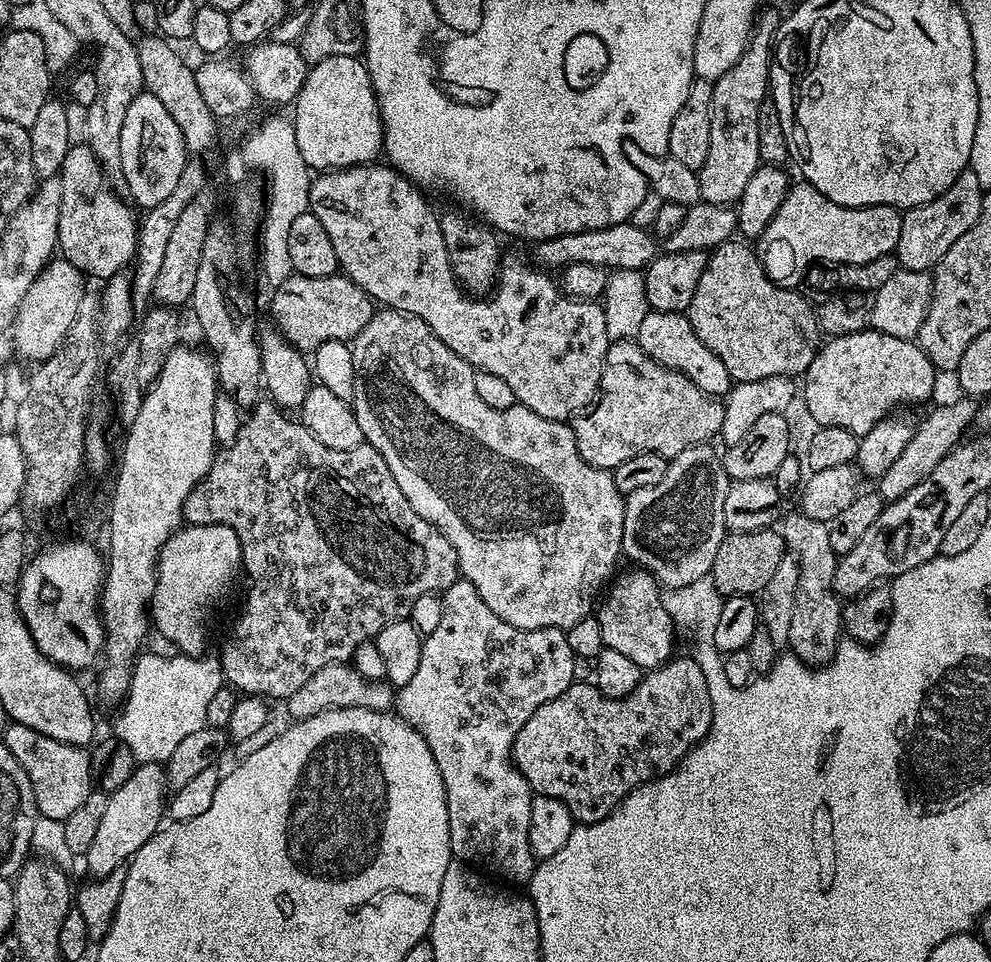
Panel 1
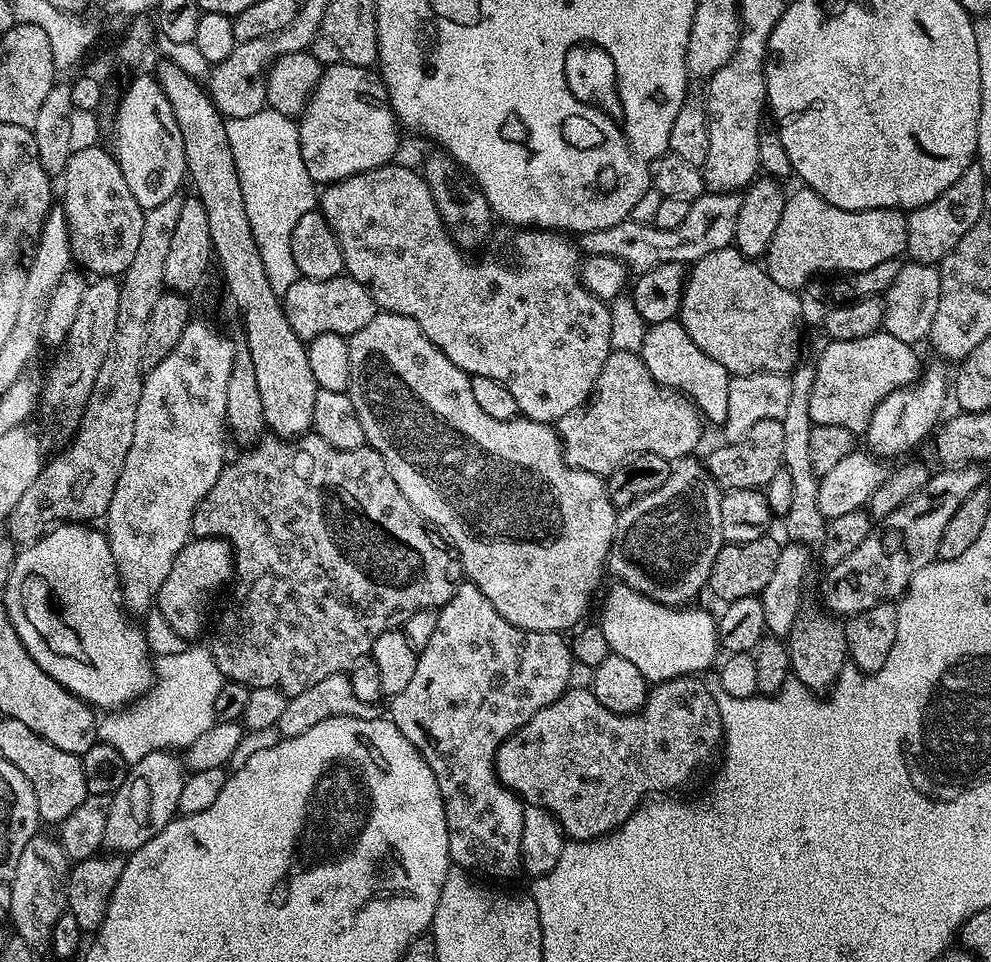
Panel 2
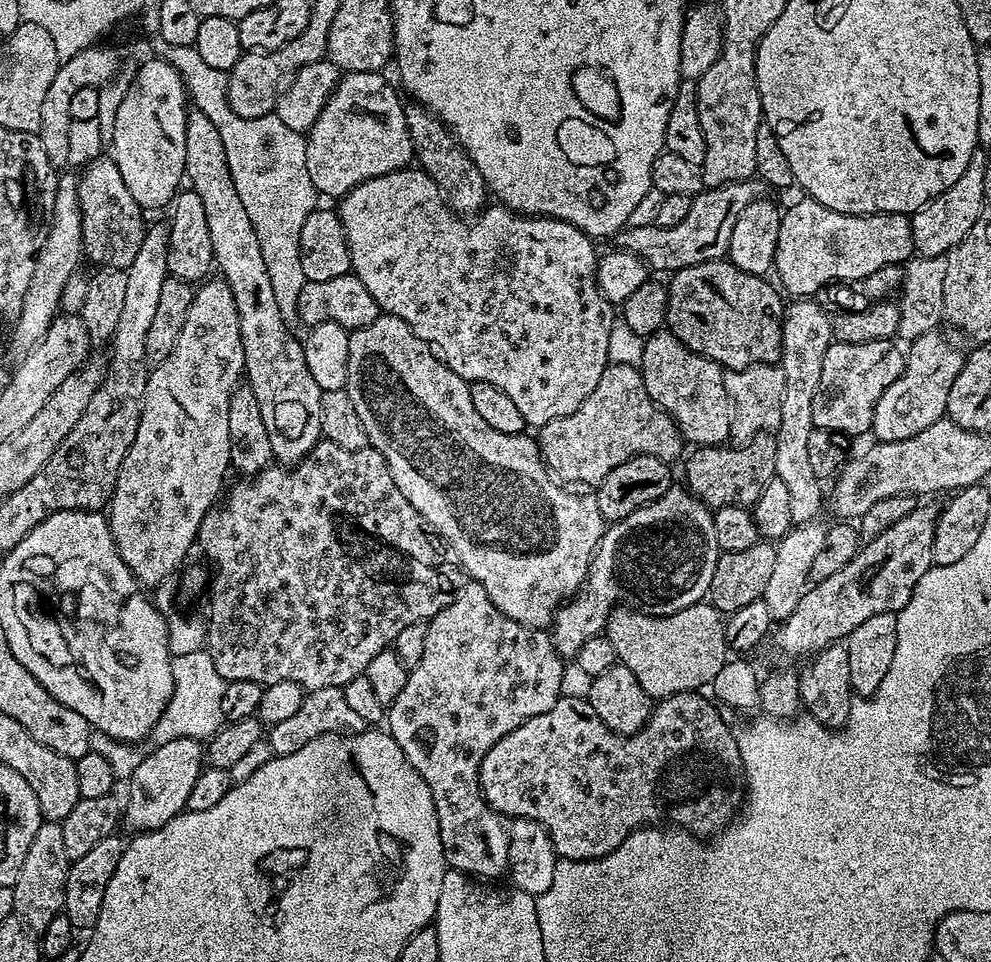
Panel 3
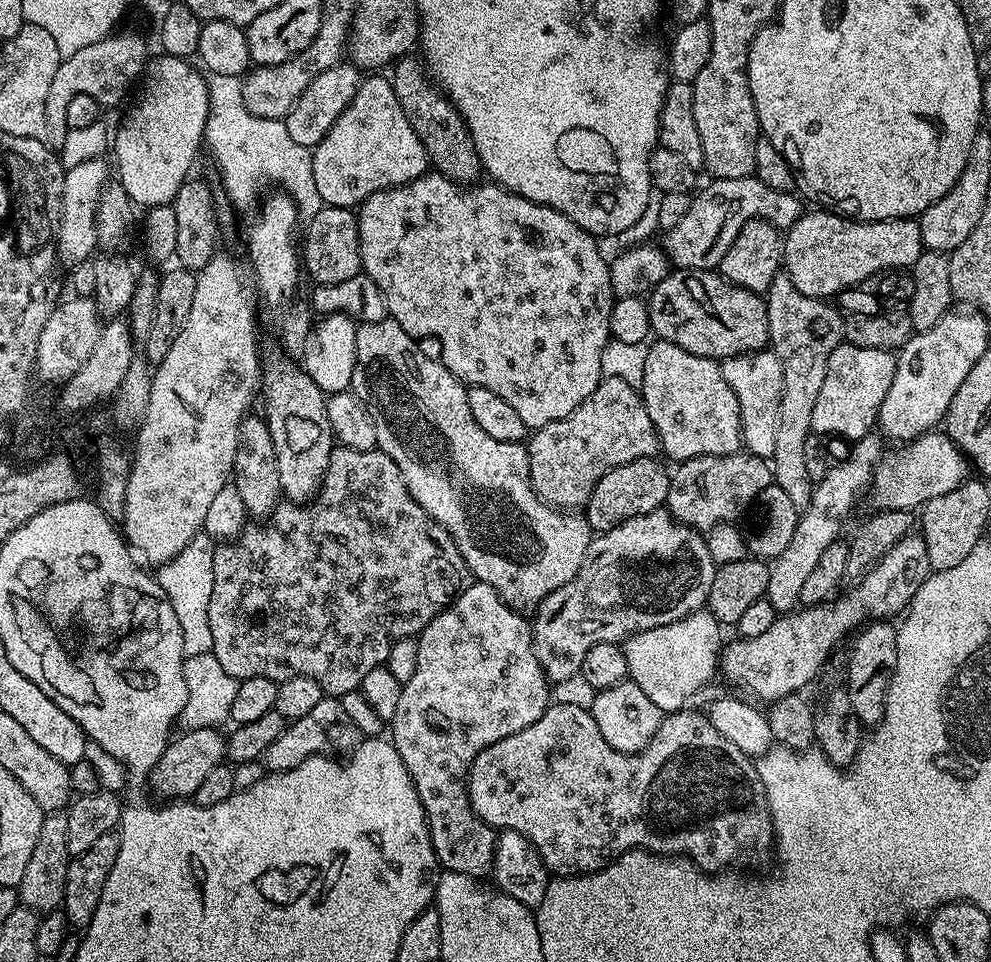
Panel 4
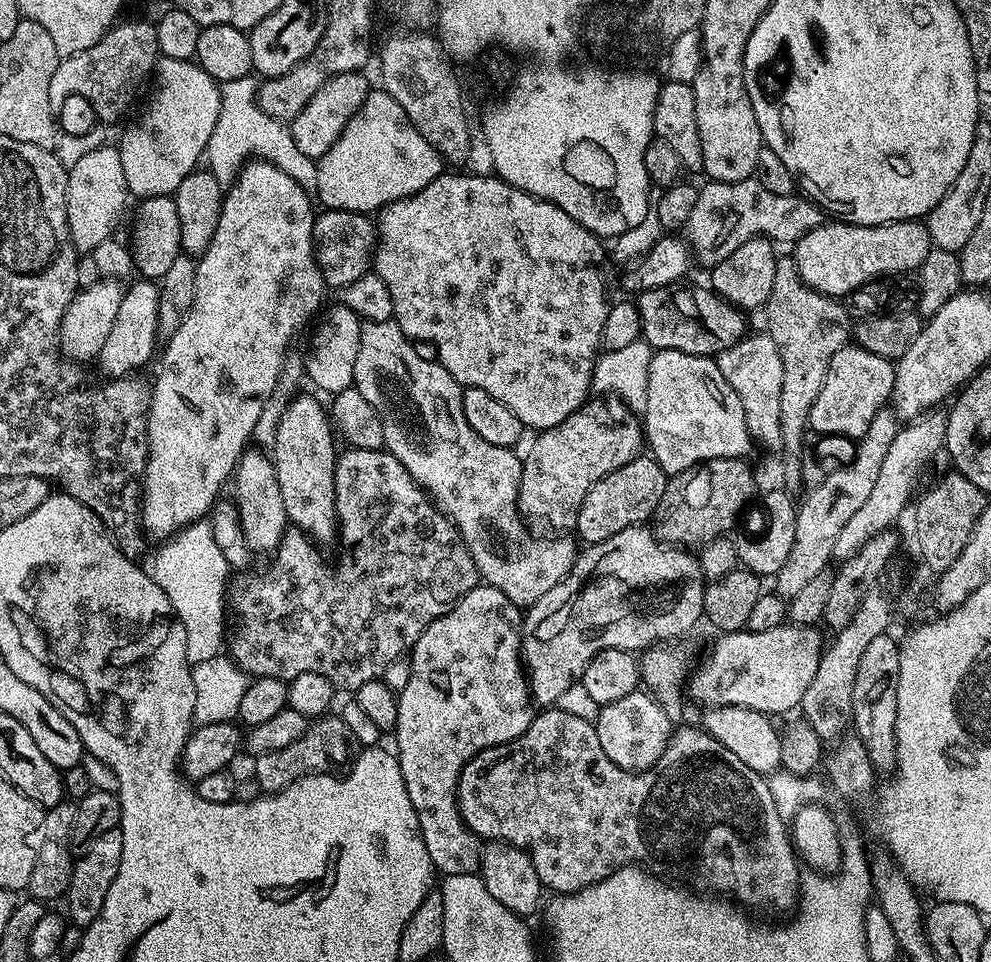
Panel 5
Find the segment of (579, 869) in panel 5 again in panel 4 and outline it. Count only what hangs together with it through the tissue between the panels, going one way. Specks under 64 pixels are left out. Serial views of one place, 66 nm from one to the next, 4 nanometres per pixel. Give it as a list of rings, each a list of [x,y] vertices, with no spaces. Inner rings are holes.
[[[553,703],[542,714],[542,718],[538,718],[538,722],[526,726],[526,730],[518,730],[518,734],[510,734],[506,738],[494,742],[486,750],[482,750],[482,754],[478,754],[478,758],[474,758],[466,781],[468,800],[472,803],[474,814],[483,824],[489,824],[494,830],[517,832],[525,836],[536,848],[536,853],[548,867],[549,873],[559,874],[561,877],[596,872],[599,868],[605,868],[607,864],[618,859],[623,852],[633,850],[647,850],[673,858],[683,854],[705,874],[719,874],[736,866],[732,864],[738,863],[739,860],[756,860],[767,848],[769,851],[773,847],[774,833],[772,815],[768,809],[764,787],[753,757],[743,753],[734,742],[728,741],[720,734],[711,725],[703,711],[688,711],[667,713],[661,719],[658,730],[654,734],[654,738],[650,738],[648,745],[640,752],[629,754],[614,750],[614,746],[610,746],[610,742],[606,742],[606,738],[602,738],[602,730],[598,730],[598,722],[594,722],[589,709]]]

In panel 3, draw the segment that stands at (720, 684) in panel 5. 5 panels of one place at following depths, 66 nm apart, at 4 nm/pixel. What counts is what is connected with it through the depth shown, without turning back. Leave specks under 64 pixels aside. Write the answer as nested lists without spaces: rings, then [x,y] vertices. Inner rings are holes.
[[[937,505],[916,507],[913,512],[906,514],[906,518],[902,518],[902,522],[894,522],[890,530],[884,530],[882,534],[867,541],[860,551],[854,554],[854,558],[850,558],[850,562],[846,562],[846,566],[838,570],[838,574],[830,574],[830,578],[812,584],[808,591],[802,594],[802,602],[798,602],[794,614],[790,614],[790,618],[783,620],[775,629],[774,640],[776,636],[777,646],[788,656],[808,658],[831,644],[843,641],[851,632],[858,630],[858,626],[862,626],[866,618],[874,618],[874,614],[899,614],[906,602],[910,602],[910,594],[914,594],[918,578],[922,578],[922,574],[926,574],[926,570],[933,567],[932,547],[937,515]]]

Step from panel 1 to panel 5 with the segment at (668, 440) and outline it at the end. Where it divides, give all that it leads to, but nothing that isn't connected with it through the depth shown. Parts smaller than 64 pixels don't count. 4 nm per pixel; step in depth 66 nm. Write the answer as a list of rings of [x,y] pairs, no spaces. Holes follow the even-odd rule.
[[[620,398],[596,399],[600,400],[589,399],[583,408],[566,418],[566,422],[543,429],[533,442],[528,457],[523,457],[521,517],[529,521],[541,520],[548,528],[560,528],[556,530],[575,529],[578,510],[590,486],[645,451],[644,429],[641,421],[628,413],[629,405]]]

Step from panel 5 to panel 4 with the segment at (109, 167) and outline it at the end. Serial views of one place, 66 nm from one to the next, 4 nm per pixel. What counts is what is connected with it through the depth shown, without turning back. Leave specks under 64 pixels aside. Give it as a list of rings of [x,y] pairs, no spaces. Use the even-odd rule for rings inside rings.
[[[103,159],[88,160],[78,166],[67,169],[62,186],[60,203],[60,223],[54,233],[54,252],[61,265],[70,270],[78,262],[92,260],[98,248],[96,238],[96,211],[100,205],[100,196],[109,183],[110,168],[104,165]]]

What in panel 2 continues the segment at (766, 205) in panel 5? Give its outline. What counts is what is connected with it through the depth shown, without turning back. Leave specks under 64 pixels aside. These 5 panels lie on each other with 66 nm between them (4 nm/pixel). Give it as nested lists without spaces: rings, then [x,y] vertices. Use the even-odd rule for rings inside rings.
[[[705,191],[703,196],[692,201],[686,219],[674,226],[674,230],[662,230],[651,222],[643,224],[629,218],[618,222],[618,226],[606,226],[606,230],[579,233],[578,247],[584,256],[618,258],[632,274],[649,272],[654,266],[663,264],[691,266],[706,258],[706,254],[714,254],[714,250],[722,250],[735,241],[739,209],[737,193]]]

